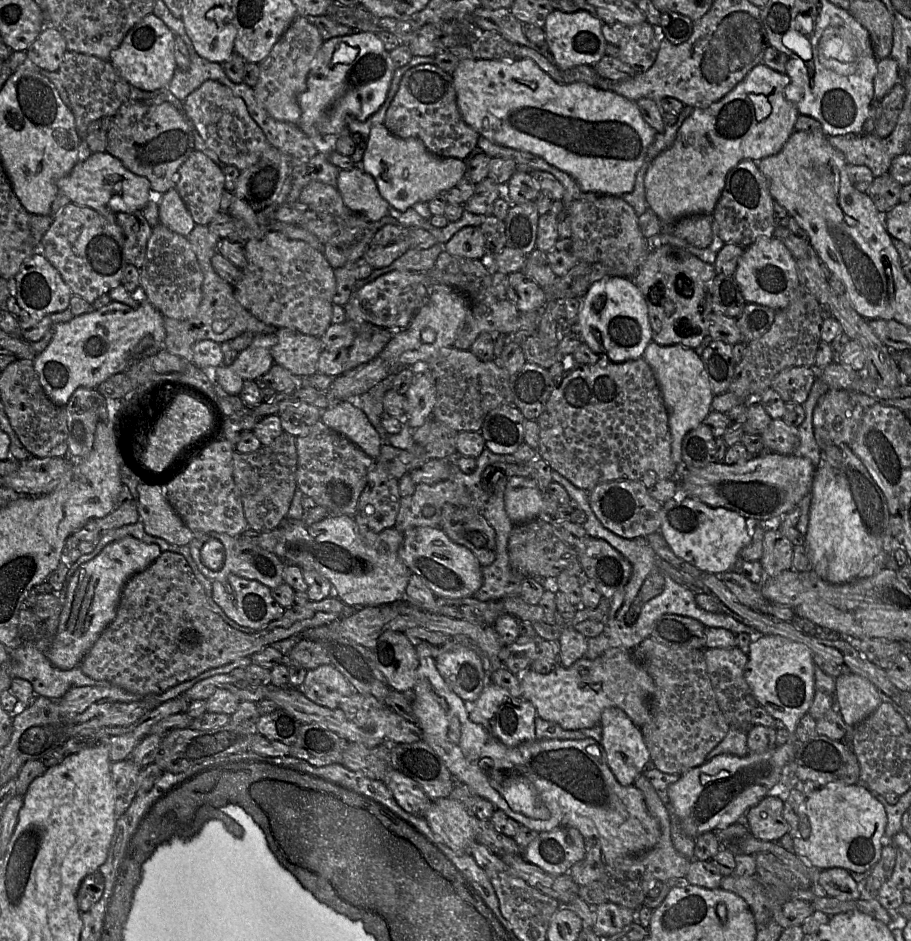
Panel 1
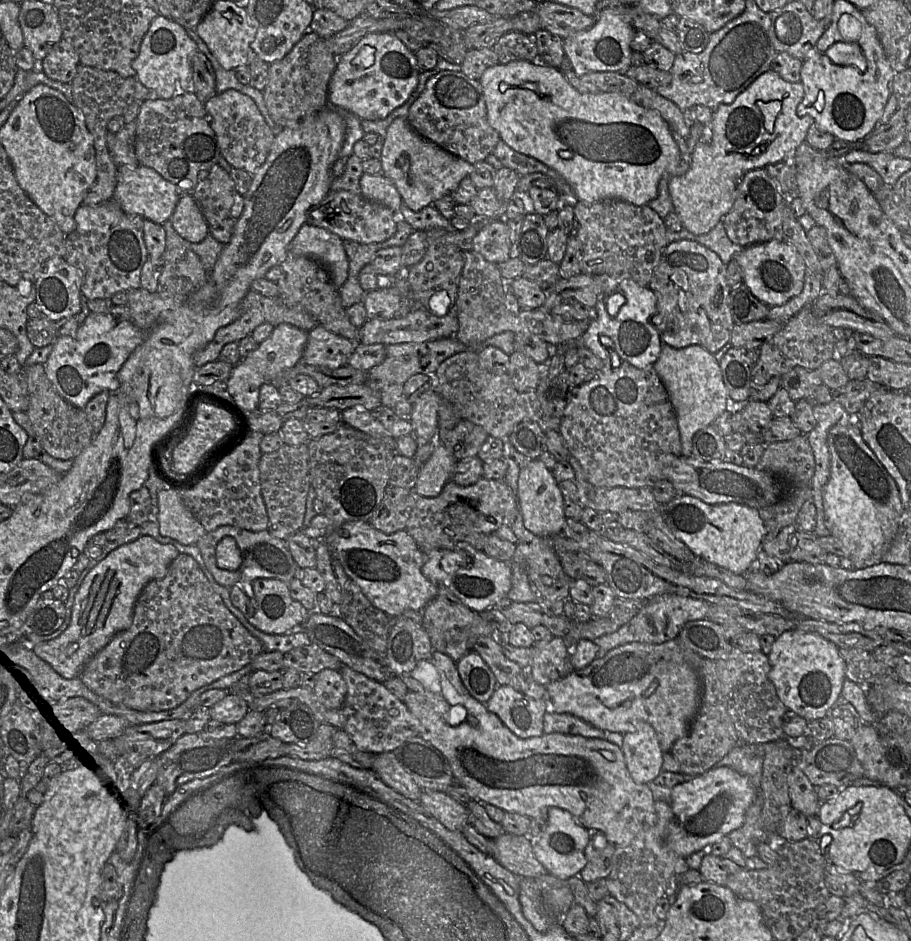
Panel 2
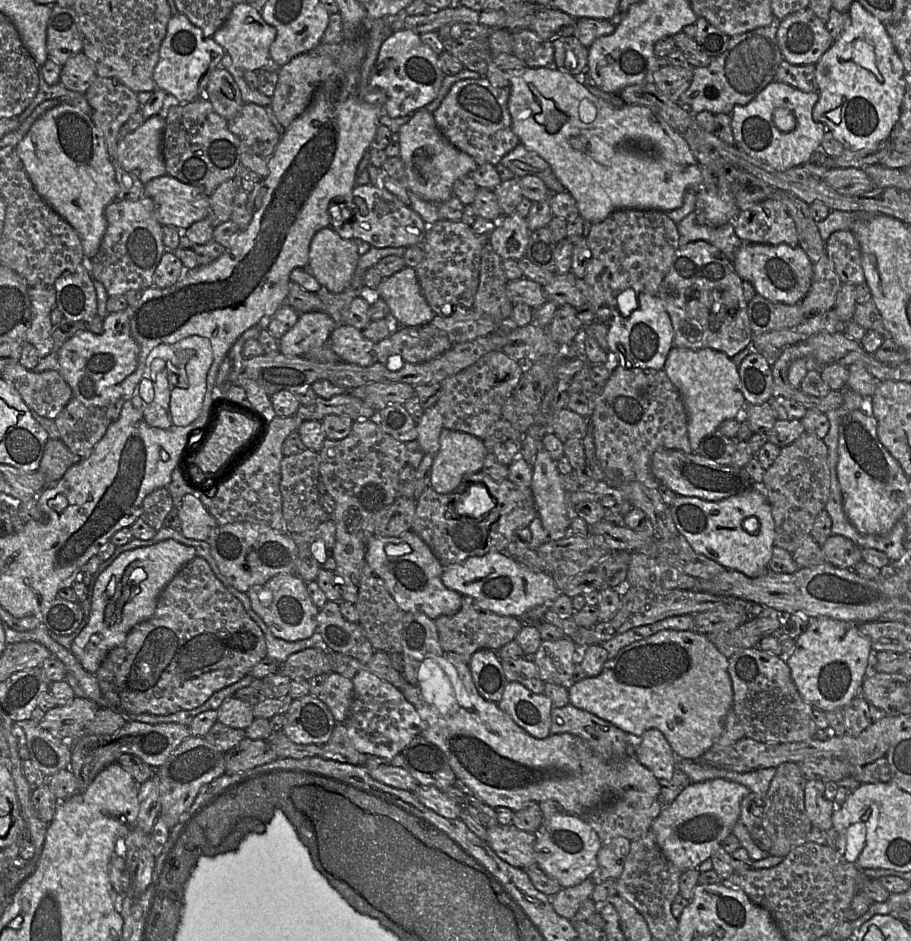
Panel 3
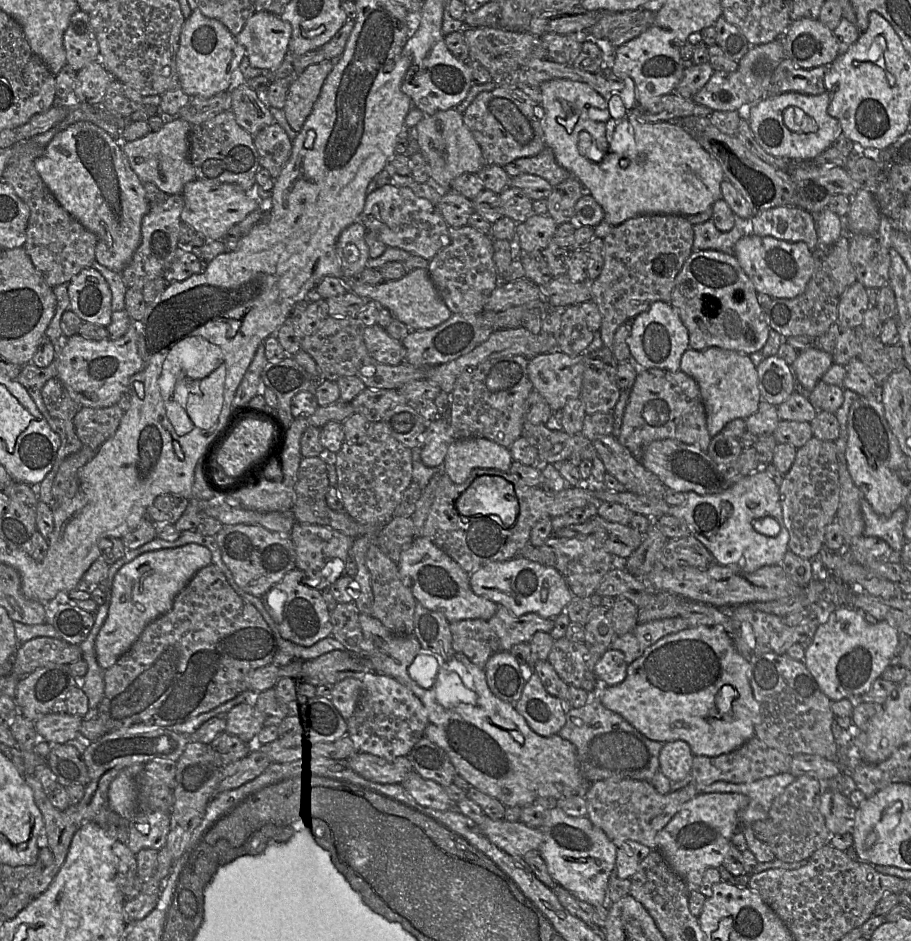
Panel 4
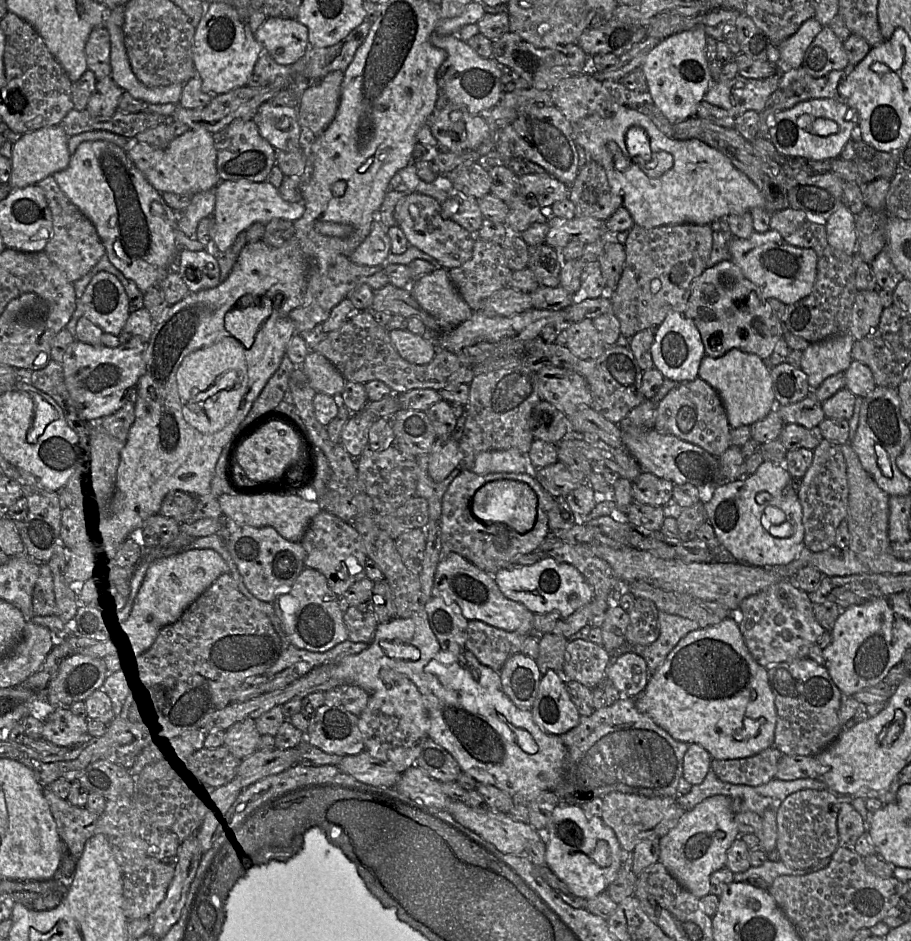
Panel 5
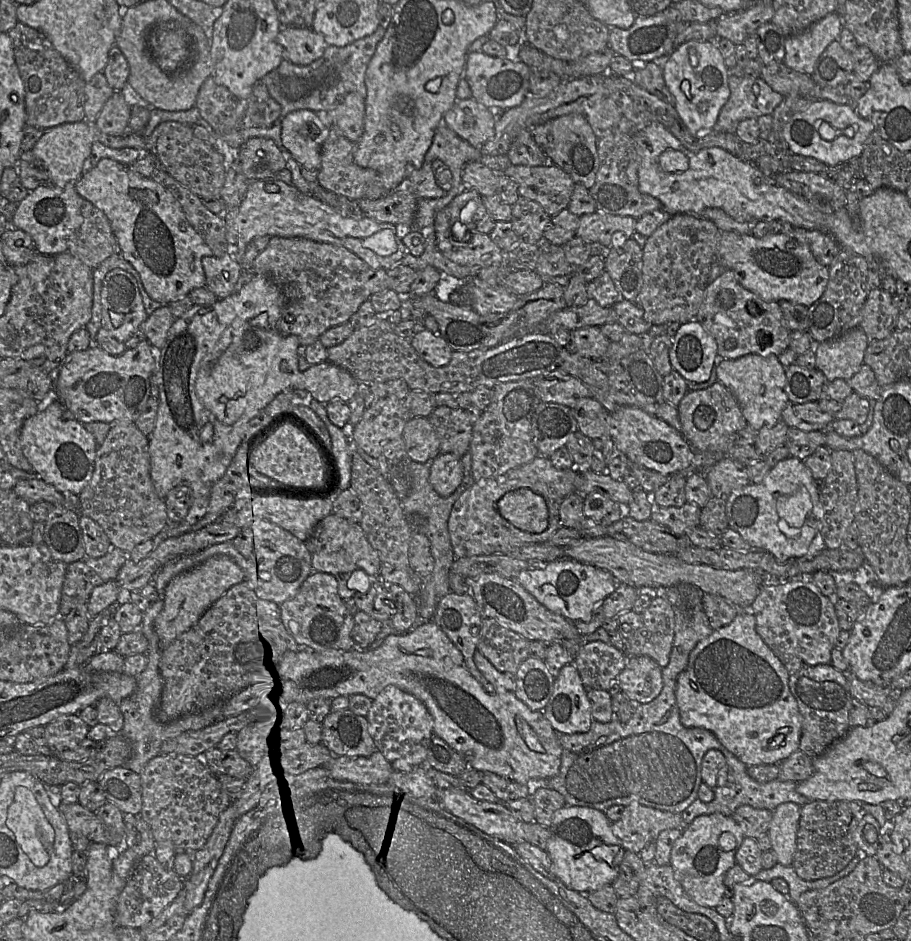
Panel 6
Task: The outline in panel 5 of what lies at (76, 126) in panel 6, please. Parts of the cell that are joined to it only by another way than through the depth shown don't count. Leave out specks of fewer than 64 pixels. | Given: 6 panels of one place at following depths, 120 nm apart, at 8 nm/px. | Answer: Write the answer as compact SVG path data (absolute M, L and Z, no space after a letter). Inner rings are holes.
M59 125L43 127L33 132L17 136L13 143L12 172L9 186L12 189L37 185L41 180L65 170L70 162L69 136Z

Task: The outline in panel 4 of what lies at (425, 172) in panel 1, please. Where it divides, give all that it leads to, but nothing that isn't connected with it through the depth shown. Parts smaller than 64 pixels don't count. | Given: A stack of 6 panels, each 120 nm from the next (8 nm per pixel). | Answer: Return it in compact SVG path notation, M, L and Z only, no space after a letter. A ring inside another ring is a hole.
M447 109L425 116L414 128L414 133L429 169L433 185L441 192L451 190L452 181L461 174L478 173L485 167L479 144L463 121L463 112Z

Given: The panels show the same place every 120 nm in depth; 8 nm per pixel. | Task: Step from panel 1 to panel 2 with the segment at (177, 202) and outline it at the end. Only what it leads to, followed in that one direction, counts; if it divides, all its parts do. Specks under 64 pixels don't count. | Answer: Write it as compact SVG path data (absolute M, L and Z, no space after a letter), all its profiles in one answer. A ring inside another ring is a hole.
M182 194L169 220L177 234L191 243L199 243L210 233L210 226L192 196Z

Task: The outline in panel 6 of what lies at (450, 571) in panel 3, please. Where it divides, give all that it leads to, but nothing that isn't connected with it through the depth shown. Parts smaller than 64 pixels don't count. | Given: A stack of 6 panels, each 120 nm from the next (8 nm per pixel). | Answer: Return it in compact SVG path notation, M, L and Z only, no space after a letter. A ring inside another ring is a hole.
M567 558L545 563L536 569L524 570L516 576L515 580L548 610L572 622L589 622L592 620L603 601L612 594L620 584L608 571Z

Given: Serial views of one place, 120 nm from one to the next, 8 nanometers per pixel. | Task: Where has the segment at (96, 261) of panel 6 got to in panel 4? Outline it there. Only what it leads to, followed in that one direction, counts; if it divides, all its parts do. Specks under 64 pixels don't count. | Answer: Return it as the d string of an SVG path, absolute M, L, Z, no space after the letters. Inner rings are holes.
M11 159L1 181L9 184L29 207L30 217L23 249L50 287L68 284L75 275L92 266L97 244L95 235L58 203L34 165L25 165L22 159Z

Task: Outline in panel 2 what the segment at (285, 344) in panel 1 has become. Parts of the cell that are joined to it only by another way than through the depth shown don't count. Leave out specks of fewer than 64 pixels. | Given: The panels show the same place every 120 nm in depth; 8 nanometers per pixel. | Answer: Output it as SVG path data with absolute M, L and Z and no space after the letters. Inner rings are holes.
M316 325L308 331L301 362L314 366L339 368L347 365L358 343Z

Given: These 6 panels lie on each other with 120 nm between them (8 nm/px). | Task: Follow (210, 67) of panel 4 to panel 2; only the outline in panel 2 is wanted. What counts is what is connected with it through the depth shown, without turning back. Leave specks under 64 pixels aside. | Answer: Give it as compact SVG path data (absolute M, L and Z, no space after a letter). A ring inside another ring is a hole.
M158 15L152 21L142 40L139 54L132 63L135 78L164 100L191 91L191 57L197 51L197 44L190 38L186 28L172 19Z

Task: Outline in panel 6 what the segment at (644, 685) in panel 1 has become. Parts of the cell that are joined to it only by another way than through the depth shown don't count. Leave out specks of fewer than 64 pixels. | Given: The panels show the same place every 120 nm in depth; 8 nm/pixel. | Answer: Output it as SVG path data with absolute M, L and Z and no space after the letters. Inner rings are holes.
M749 610L740 611L734 620L714 630L707 638L701 640L691 651L686 668L678 675L675 685L676 702L679 709L680 721L685 727L703 728L712 732L719 742L741 762L747 766L774 764L780 762L799 750L802 731L802 718L798 704L789 689L790 672L778 657L763 641L756 631L756 618Z

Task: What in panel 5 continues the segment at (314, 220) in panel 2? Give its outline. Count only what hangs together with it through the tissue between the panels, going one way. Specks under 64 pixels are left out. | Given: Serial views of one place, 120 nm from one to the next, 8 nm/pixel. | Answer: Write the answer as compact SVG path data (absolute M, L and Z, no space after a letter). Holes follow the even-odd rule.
M416 192L405 194L394 207L394 218L409 245L431 256L436 267L459 267L471 258L477 234L463 228L451 218L443 218L441 202L431 196Z

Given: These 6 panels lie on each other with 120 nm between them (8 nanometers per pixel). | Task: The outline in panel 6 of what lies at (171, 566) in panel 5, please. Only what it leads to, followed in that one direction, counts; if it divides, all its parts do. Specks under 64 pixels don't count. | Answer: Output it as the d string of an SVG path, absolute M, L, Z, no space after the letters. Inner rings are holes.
M223 556L211 557L174 577L161 595L163 608L154 621L154 629L162 650L194 626L215 601L240 582L242 582L241 572L232 561Z

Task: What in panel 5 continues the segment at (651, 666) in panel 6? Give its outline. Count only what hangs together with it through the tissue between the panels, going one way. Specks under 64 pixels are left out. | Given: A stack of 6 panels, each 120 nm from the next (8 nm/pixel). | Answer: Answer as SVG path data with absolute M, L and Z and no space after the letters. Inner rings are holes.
M625 653L612 660L607 678L627 698L636 698L646 688L651 673L645 659L637 653Z

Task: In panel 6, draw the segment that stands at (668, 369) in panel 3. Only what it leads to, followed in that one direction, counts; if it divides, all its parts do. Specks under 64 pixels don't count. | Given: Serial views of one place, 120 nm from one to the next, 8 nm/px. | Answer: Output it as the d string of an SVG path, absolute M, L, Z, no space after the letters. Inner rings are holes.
M748 354L737 359L724 359L715 365L714 370L717 380L725 385L738 400L743 416L749 426L758 431L763 427L772 427L781 420L782 412L790 401L784 390L786 383L786 367L780 363L778 356Z

